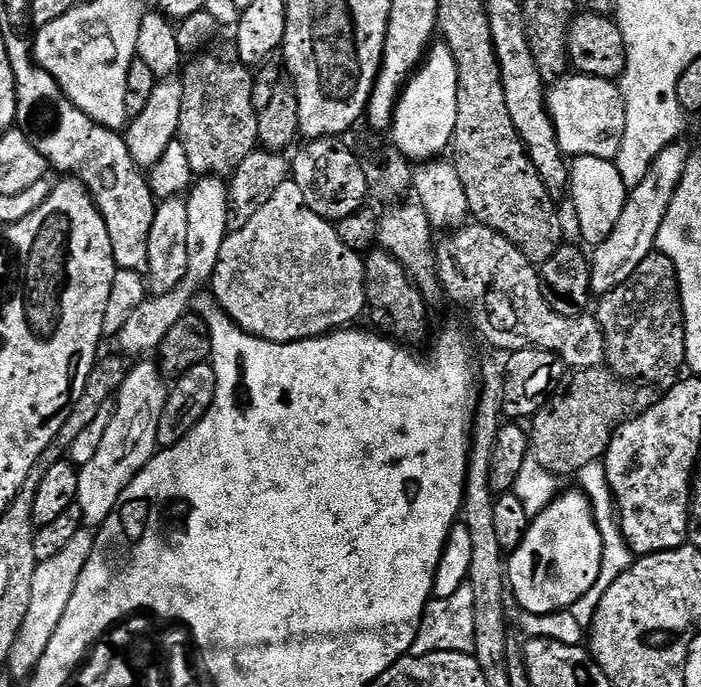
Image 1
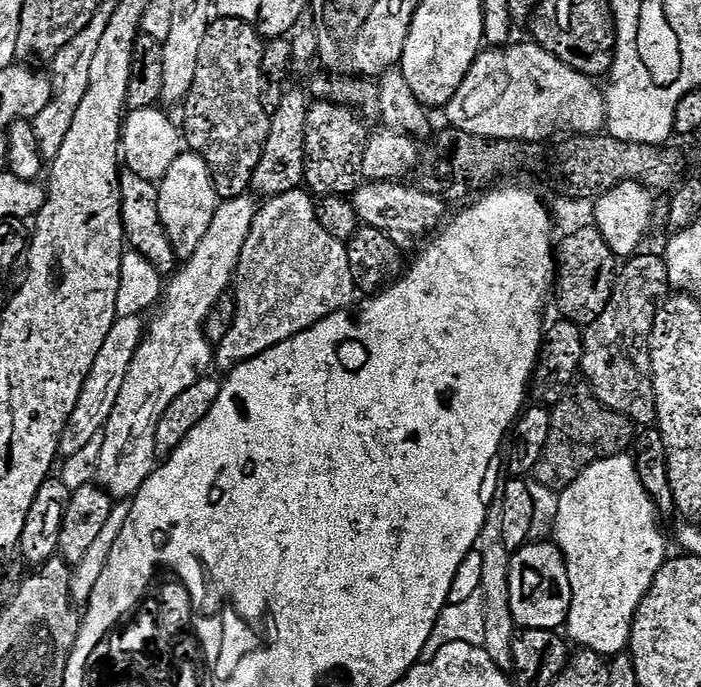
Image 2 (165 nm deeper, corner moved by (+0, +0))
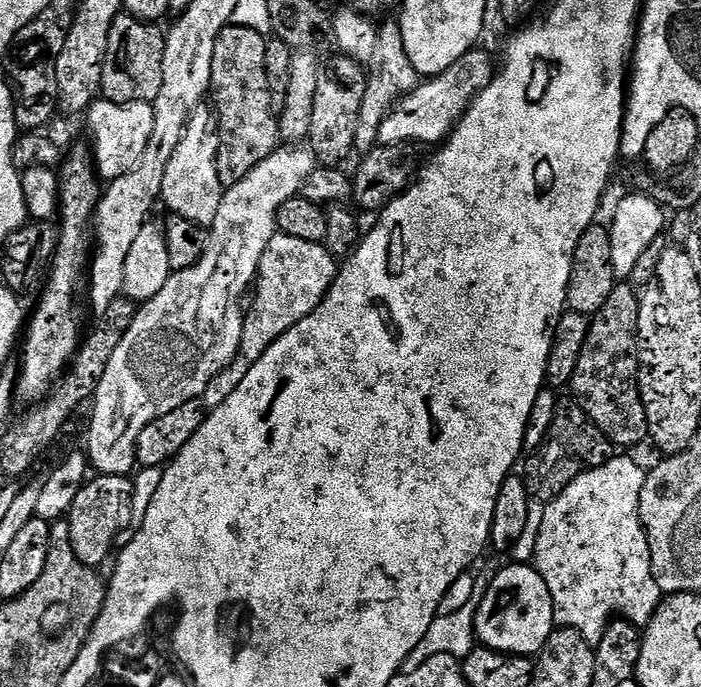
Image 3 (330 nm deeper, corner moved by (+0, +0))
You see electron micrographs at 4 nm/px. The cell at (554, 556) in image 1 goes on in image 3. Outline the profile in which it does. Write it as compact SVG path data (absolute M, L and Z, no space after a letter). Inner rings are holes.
M513 563L504 572L498 574L486 596L478 606L476 616L476 639L483 647L502 652L505 656L539 657L540 651L552 637L555 625L554 606L551 604L550 590L531 563Z

